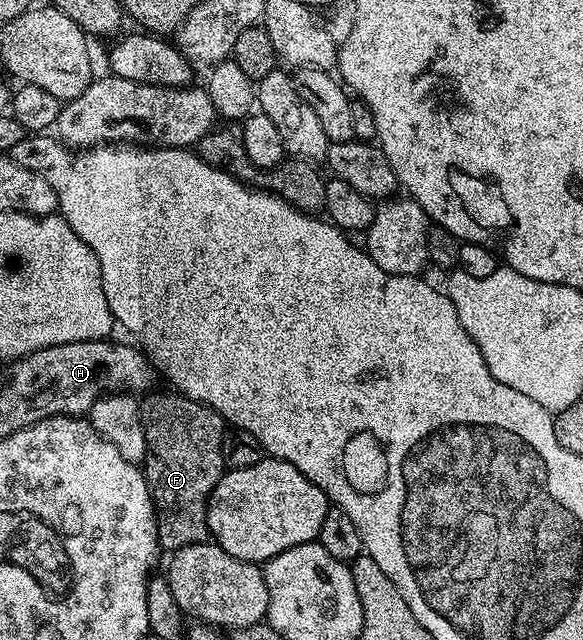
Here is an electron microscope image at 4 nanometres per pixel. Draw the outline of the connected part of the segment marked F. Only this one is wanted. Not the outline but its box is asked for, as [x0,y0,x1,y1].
[140,392,228,552]

